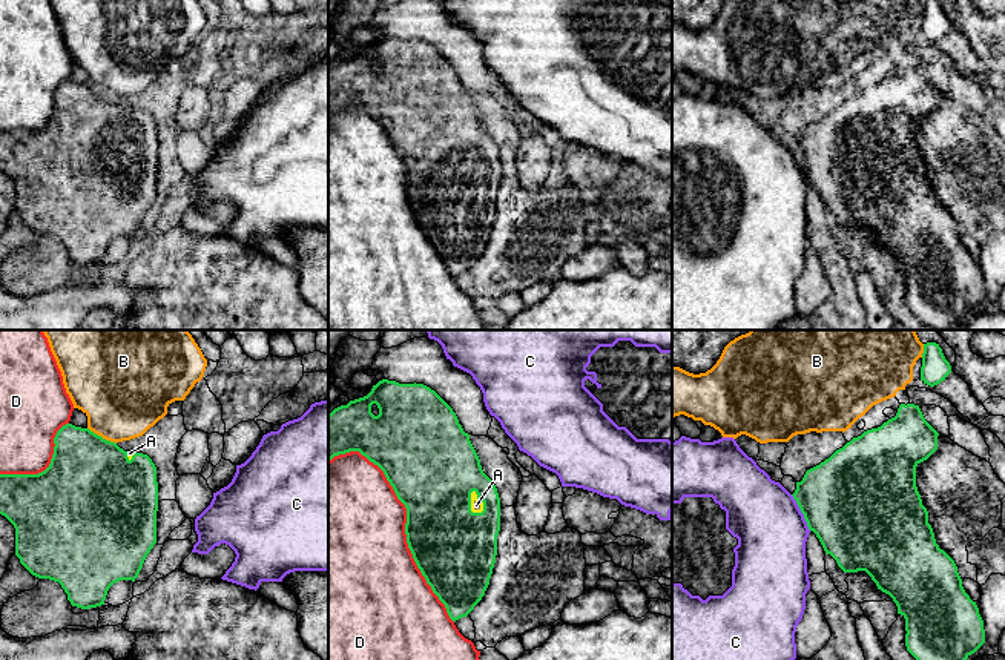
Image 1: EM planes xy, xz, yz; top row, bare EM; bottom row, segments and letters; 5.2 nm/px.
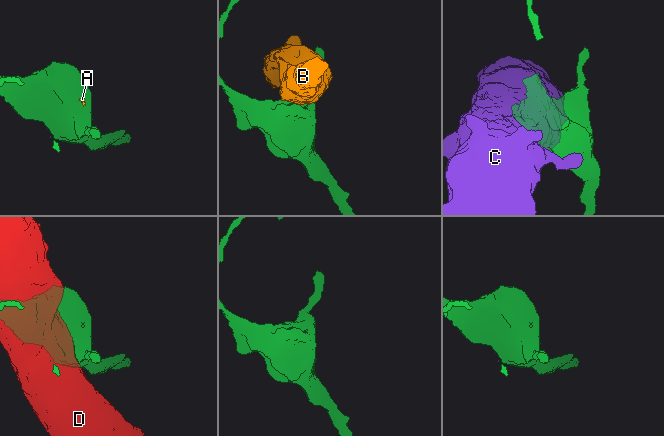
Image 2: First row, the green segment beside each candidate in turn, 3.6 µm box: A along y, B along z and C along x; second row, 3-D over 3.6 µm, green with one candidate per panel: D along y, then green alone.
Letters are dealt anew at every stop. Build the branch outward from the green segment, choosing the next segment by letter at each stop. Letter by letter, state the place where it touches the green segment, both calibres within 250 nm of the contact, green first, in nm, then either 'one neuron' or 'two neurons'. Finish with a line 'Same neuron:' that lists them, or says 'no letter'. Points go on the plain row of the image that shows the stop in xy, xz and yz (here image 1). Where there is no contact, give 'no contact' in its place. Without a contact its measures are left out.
A: xz (482, 157) | 380/60 nm | one neuron
B: xy (100, 92) | 460/440 nm | two neurons
C: yz (801, 168) | 480/360 nm | two neurons
D: xz (405, 180) | 400/500 nm | two neurons
Same neuron: A

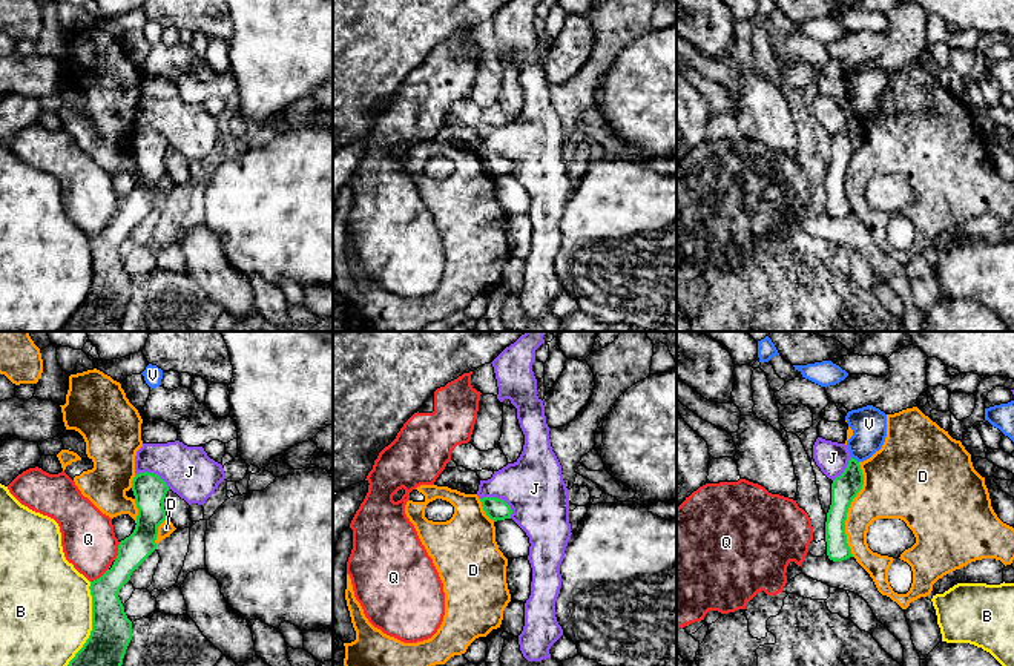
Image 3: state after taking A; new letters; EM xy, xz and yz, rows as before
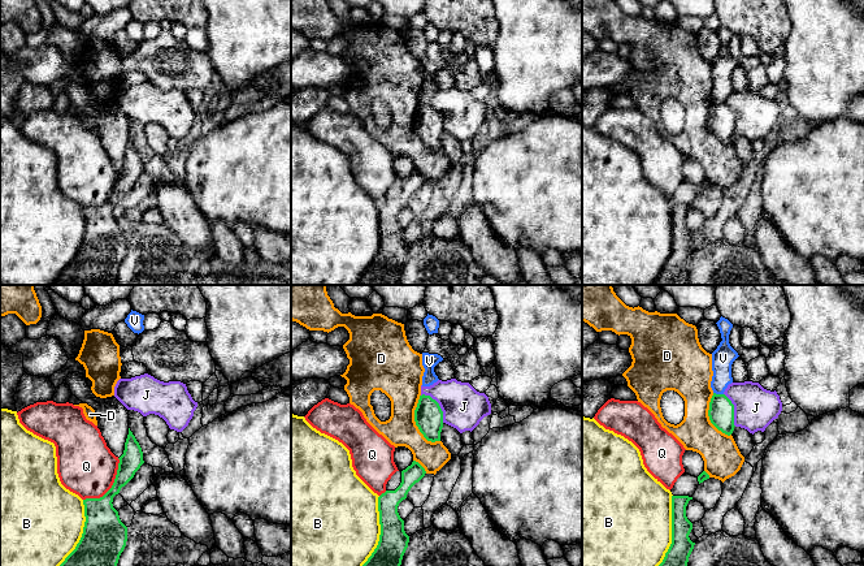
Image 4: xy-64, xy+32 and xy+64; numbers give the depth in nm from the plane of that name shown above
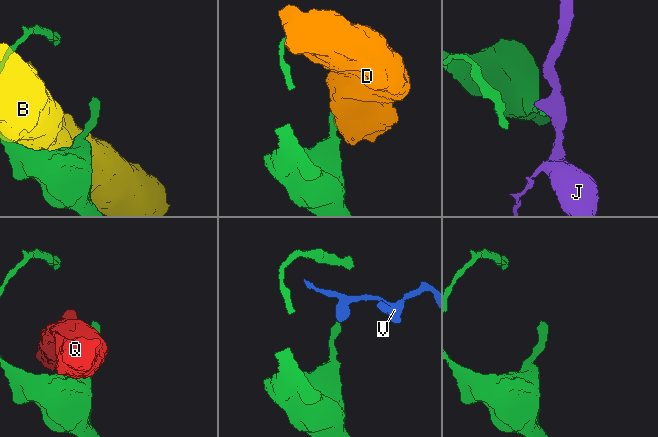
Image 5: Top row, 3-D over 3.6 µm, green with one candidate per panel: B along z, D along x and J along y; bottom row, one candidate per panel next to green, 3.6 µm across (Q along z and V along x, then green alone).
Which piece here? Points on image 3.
B: xy (92, 284) | 280/480 nm | two neurons
D: yz (847, 166) | 140/300 nm | two neurons
J: xz (500, 155) | 110/320 nm | two neurons
Q: xy (118, 207) | 160/280 nm | two neurons
V: yz (855, 115) | 140/190 nm | two neurons
Same neuron: no letter

